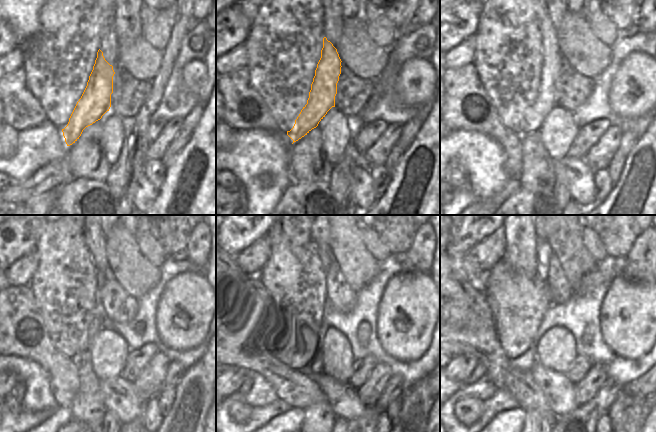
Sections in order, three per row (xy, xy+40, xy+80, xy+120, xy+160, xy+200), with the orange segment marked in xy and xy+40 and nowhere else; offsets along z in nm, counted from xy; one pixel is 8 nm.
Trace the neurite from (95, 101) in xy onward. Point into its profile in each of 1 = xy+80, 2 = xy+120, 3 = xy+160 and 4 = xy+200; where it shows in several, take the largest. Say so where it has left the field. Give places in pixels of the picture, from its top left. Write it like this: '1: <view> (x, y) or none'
1: xy+80 (546, 99)
2: xy+120 (94, 238)
3: xy+160 (319, 235)
4: xy+200 (540, 235)

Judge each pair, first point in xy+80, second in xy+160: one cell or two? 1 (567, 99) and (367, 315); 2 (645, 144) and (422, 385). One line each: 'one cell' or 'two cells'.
1: two cells
2: one cell

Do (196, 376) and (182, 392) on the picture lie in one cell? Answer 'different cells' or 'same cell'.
same cell

